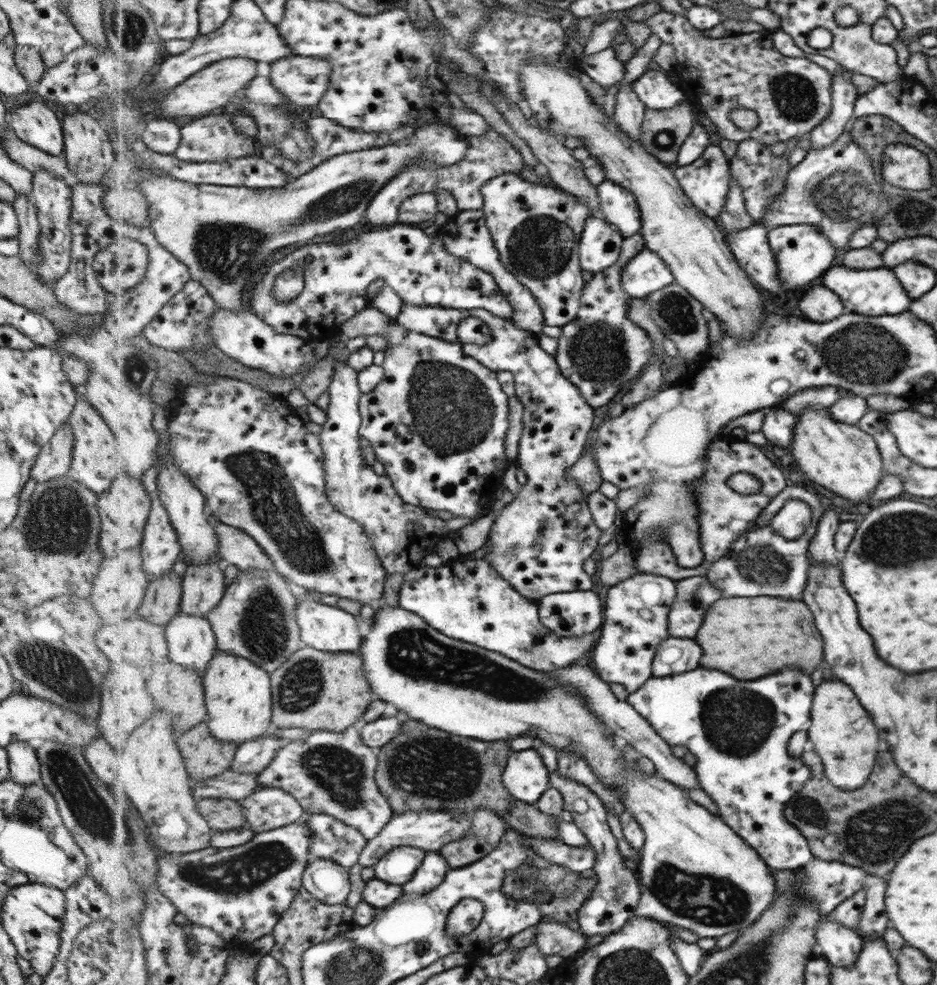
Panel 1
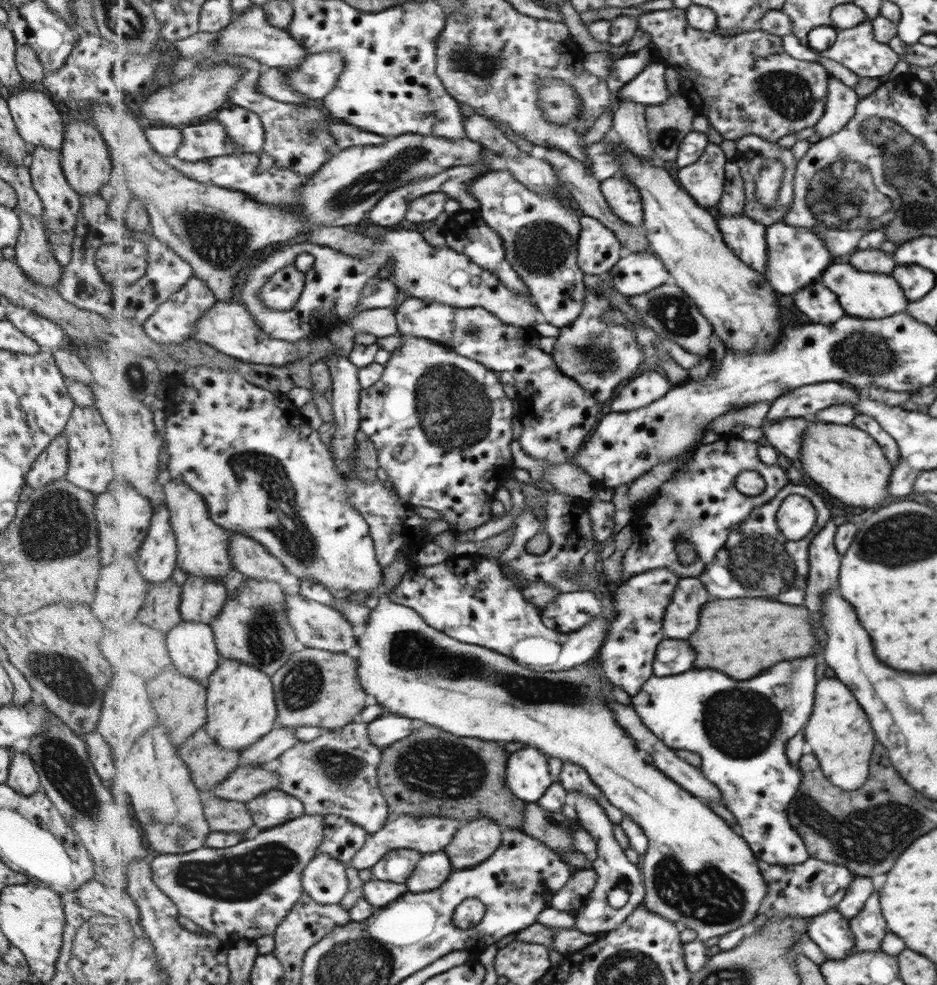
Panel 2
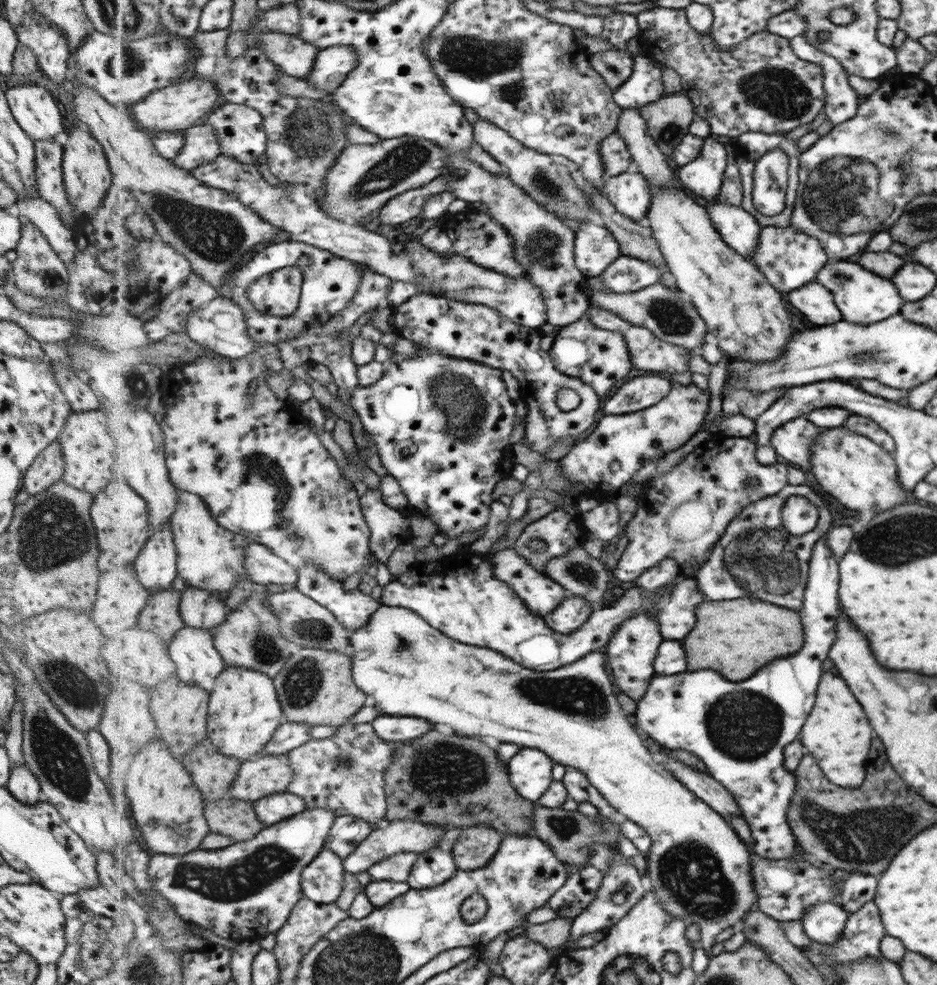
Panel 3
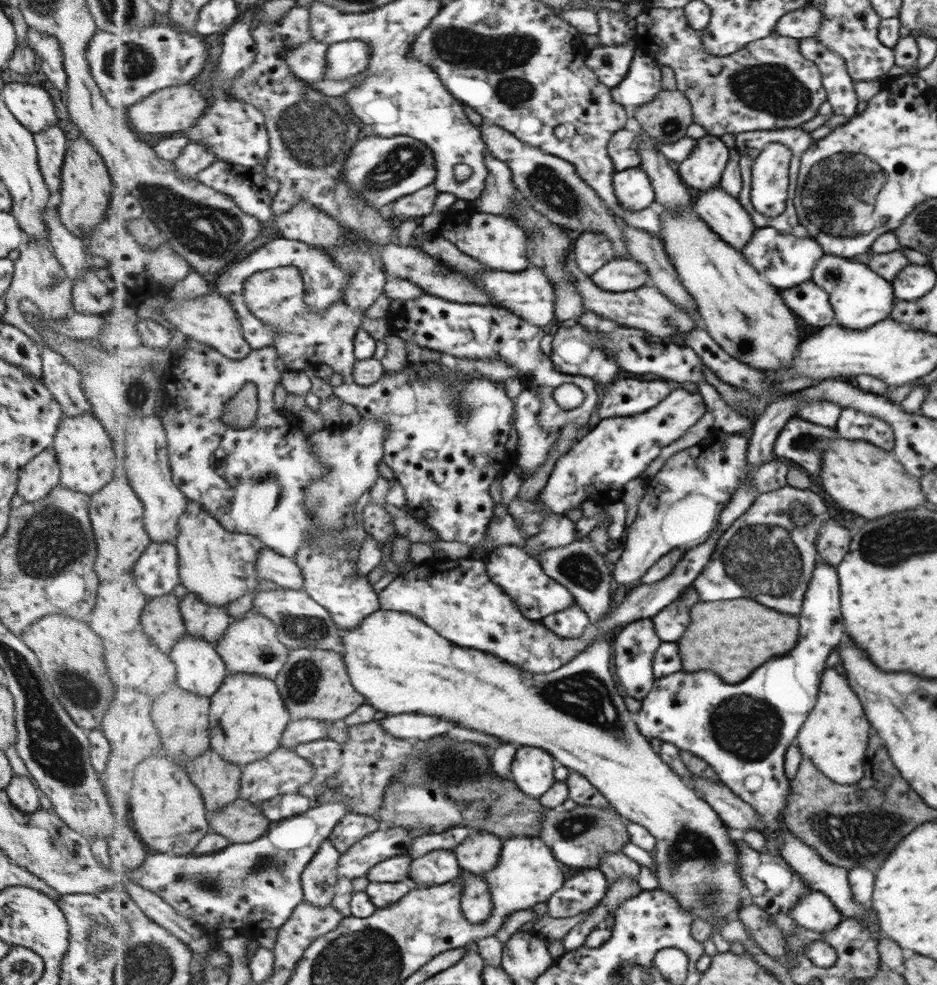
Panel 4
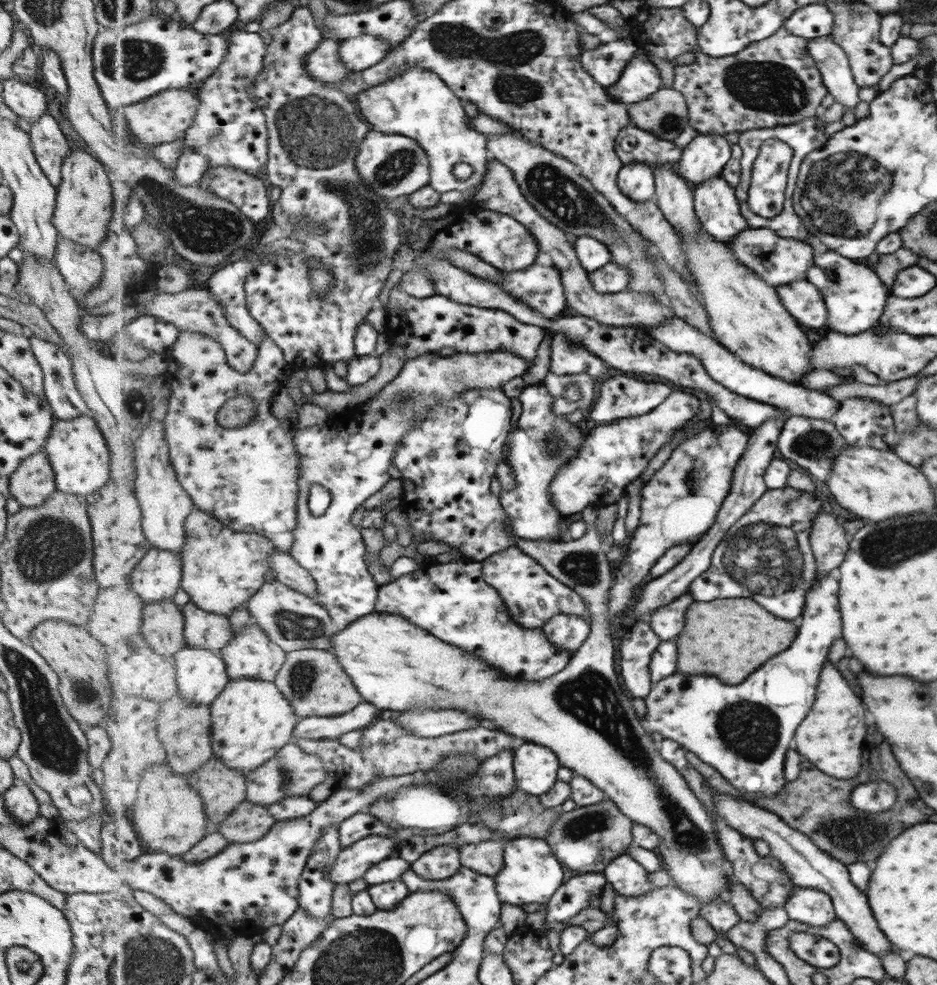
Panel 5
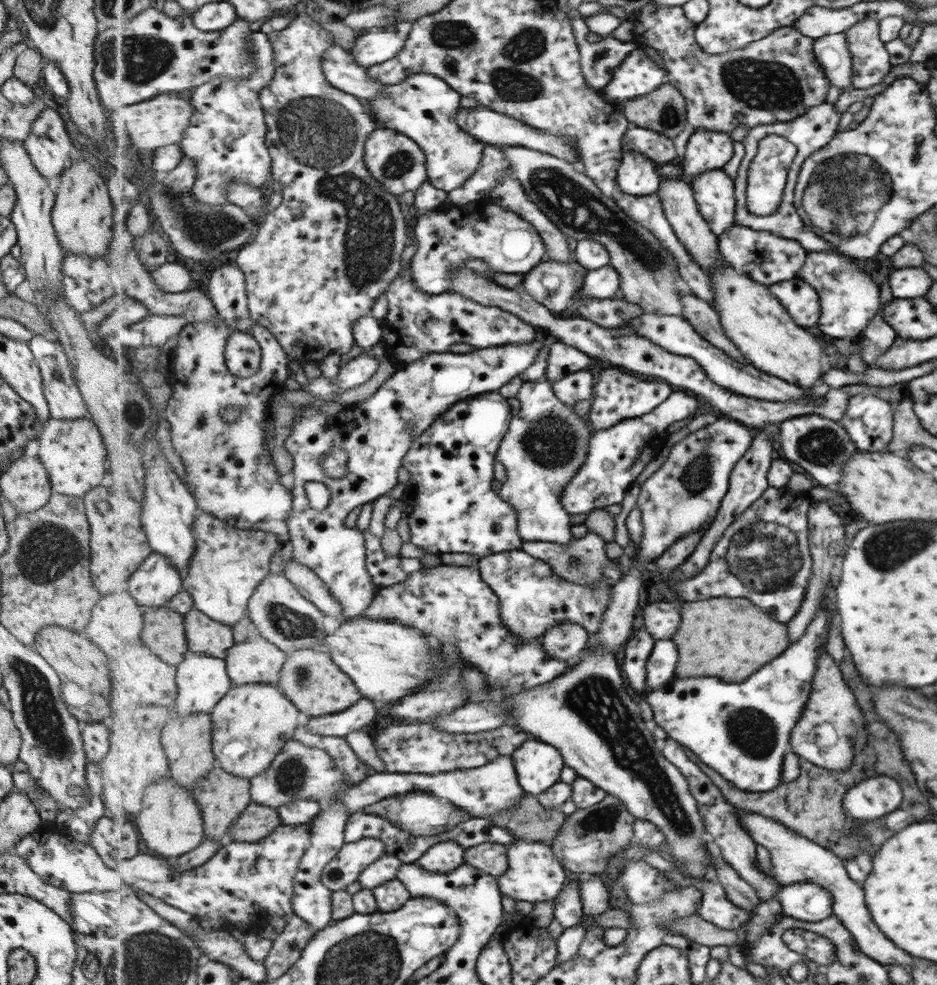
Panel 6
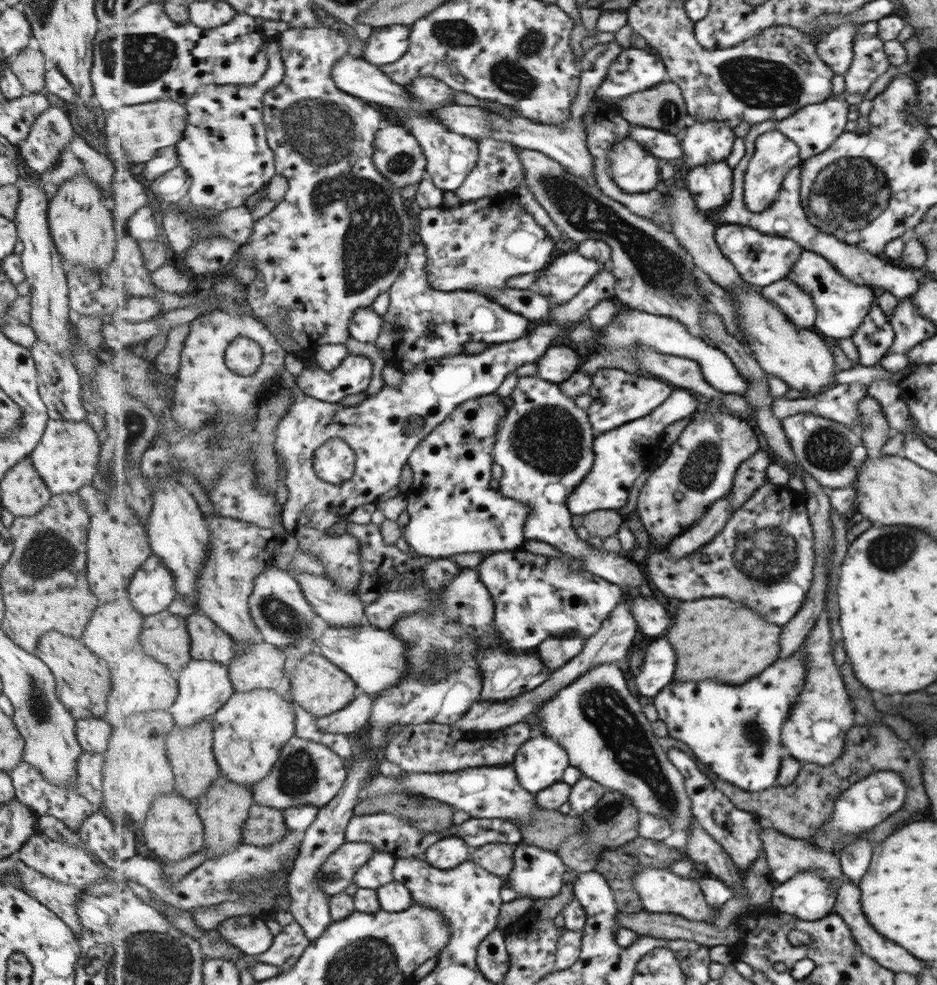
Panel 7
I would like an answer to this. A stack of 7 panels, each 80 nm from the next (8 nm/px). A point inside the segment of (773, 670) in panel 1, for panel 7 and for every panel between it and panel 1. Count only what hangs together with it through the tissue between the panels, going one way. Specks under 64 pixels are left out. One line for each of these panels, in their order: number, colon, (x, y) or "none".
2: (744, 638)
3: (738, 637)
4: (734, 638)
5: (728, 638)
6: (716, 639)
7: (735, 644)

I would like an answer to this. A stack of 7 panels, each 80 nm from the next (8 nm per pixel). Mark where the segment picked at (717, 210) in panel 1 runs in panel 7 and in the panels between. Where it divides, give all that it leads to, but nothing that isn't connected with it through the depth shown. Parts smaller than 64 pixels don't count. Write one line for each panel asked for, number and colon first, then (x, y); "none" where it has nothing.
2: (705, 180)
3: (703, 178)
4: (703, 170)
5: (705, 157)
6: (707, 149)
7: (704, 142)

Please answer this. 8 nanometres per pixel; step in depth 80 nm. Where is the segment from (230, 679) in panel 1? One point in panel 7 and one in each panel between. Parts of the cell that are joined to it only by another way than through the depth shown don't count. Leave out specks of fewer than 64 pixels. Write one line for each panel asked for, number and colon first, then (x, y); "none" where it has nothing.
2: (242, 707)
3: (245, 712)
4: (248, 717)
5: (253, 720)
6: (252, 723)
7: (251, 729)

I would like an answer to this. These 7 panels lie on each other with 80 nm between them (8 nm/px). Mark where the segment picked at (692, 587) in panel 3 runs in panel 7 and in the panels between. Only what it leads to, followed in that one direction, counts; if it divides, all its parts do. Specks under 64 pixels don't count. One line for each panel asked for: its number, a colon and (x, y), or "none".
4: (671, 624)
5: (669, 621)
6: (662, 619)
7: (654, 619)

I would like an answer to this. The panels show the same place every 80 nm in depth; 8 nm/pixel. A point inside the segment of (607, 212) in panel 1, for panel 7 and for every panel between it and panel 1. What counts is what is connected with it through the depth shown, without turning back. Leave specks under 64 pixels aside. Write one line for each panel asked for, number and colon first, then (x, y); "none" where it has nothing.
2: (623, 195)
3: (630, 192)
4: (634, 188)
5: (637, 181)
6: (638, 175)
7: (635, 169)

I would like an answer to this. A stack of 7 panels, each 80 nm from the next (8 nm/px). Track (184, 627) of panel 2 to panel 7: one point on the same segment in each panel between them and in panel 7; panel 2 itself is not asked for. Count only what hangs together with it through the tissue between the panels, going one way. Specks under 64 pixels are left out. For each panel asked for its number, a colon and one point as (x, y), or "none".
3: (199, 662)
4: (201, 669)
5: (202, 674)
6: (203, 680)
7: (205, 686)

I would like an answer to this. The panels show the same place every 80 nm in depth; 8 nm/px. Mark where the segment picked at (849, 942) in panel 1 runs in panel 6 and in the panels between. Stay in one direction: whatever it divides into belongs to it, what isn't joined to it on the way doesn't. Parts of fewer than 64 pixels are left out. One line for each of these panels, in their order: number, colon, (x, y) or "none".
2: (830, 931)
3: (824, 923)
4: (814, 911)
5: (810, 906)
6: (806, 901)

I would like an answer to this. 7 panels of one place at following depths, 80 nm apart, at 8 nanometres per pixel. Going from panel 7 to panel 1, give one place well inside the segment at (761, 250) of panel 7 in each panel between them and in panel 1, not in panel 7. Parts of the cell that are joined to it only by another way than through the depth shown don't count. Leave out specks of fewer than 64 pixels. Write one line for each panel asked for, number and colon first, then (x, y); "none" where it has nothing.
1: (803, 252)
2: (797, 256)
3: (791, 260)
4: (786, 261)
5: (780, 261)
6: (769, 259)

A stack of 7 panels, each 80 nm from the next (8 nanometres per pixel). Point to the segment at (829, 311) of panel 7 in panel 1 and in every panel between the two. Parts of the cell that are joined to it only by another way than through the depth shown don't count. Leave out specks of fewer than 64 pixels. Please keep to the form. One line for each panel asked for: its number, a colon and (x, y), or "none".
1: (875, 292)
2: (865, 295)
3: (862, 297)
4: (860, 298)
5: (854, 296)
6: (849, 298)

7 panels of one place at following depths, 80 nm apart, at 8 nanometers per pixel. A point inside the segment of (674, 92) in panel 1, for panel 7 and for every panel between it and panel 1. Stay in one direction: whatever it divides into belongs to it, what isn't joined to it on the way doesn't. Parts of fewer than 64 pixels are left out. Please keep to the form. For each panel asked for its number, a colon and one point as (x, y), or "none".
2: (650, 87)
3: (645, 86)
4: (643, 83)
5: (641, 79)
6: (638, 76)
7: (636, 70)

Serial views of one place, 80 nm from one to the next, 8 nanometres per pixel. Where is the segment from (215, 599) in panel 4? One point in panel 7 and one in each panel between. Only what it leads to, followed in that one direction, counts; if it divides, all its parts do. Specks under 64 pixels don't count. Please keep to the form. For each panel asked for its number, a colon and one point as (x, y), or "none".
5: (222, 568)
6: (230, 563)
7: (239, 552)

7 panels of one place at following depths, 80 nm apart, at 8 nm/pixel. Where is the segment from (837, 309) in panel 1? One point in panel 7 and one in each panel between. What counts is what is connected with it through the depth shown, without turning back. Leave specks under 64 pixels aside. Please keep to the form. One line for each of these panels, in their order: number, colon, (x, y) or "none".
2: (820, 305)
3: (816, 303)
4: (811, 303)
5: (804, 301)
6: (800, 301)
7: (797, 306)

